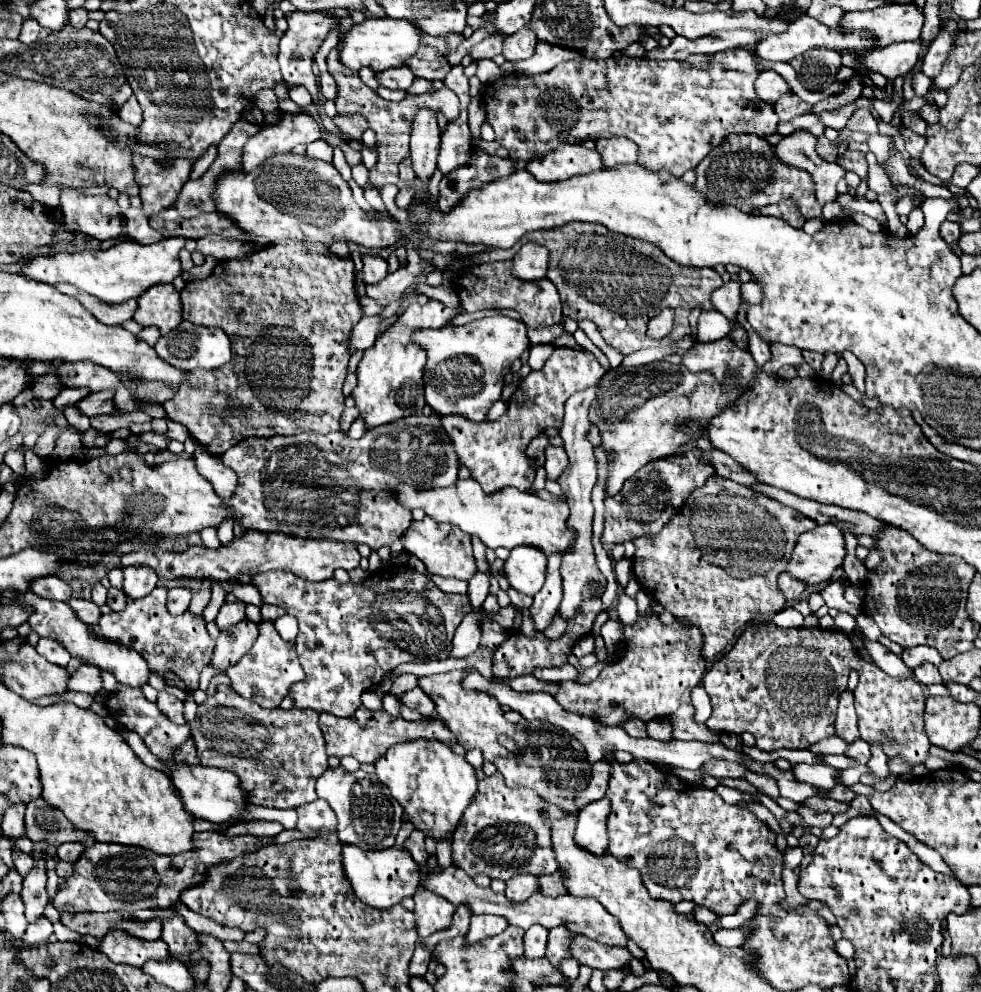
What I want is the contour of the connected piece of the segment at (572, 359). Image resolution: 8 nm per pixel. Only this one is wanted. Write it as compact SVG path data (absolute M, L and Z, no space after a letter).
M555 348L551 358L539 372L531 372L521 380L519 388L507 402L507 412L495 422L473 422L465 416L447 414L441 416L443 430L447 432L461 464L471 470L471 476L479 480L481 488L491 494L503 486L513 486L527 492L535 480L535 468L527 458L527 446L533 438L543 434L547 428L561 428L565 400L595 384L605 374L603 366L597 362L593 352L575 348Z

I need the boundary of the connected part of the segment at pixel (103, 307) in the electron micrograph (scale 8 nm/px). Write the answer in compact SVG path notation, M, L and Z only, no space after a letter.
M57 284L55 288L67 296L77 298L103 324L123 324L131 320L137 310L137 300L127 300L123 304L103 304L101 300L95 300L95 296L89 296L87 292L79 292L79 288L71 284Z

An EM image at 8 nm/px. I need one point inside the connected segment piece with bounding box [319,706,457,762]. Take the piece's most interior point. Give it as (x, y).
(366, 735)

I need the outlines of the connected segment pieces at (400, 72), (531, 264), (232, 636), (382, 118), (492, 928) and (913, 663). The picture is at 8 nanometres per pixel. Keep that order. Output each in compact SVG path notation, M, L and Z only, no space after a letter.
M407 66L389 68L387 72L379 72L377 78L379 78L381 86L387 86L391 90L407 90L413 84L413 80L415 80L411 68L407 68Z
M527 242L513 256L513 274L527 282L537 282L547 278L549 268L549 250L545 246Z
M249 620L235 624L235 628L227 632L221 632L211 658L211 668L215 668L219 674L225 674L229 666L237 664L237 660L241 660L249 652L251 644L255 642L255 636L257 624Z
M339 44L329 52L327 56L327 64L329 64L329 74L335 78L337 86L339 86L339 96L335 100L337 104L337 112L343 114L343 116L349 116L349 114L361 114L365 116L365 120L369 122L369 128L377 134L377 142L379 142L379 148L377 148L377 154L379 154L379 160L375 164L373 170L369 170L369 180L381 188L383 184L399 184L399 172L397 172L397 164L409 156L409 132L411 132L411 124L413 124L413 116L415 112L419 112L421 108L427 108L435 114L443 112L443 116L453 122L459 118L459 98L455 96L453 90L449 90L447 86L443 86L441 90L435 90L435 92L427 92L427 94L419 94L419 96L413 96L409 94L403 102L387 102L383 100L375 90L367 88L363 84L363 80L359 78L359 72L357 70L351 70L347 68L341 60L339 60Z
M471 916L471 926L469 932L465 934L465 944L477 944L485 938L491 938L507 928L507 920L501 916Z
M915 646L911 650L903 650L901 654L901 660L909 666L909 668L917 668L925 662L931 662L935 666L939 666L943 662L941 654L935 650L935 648L929 648L929 646Z

